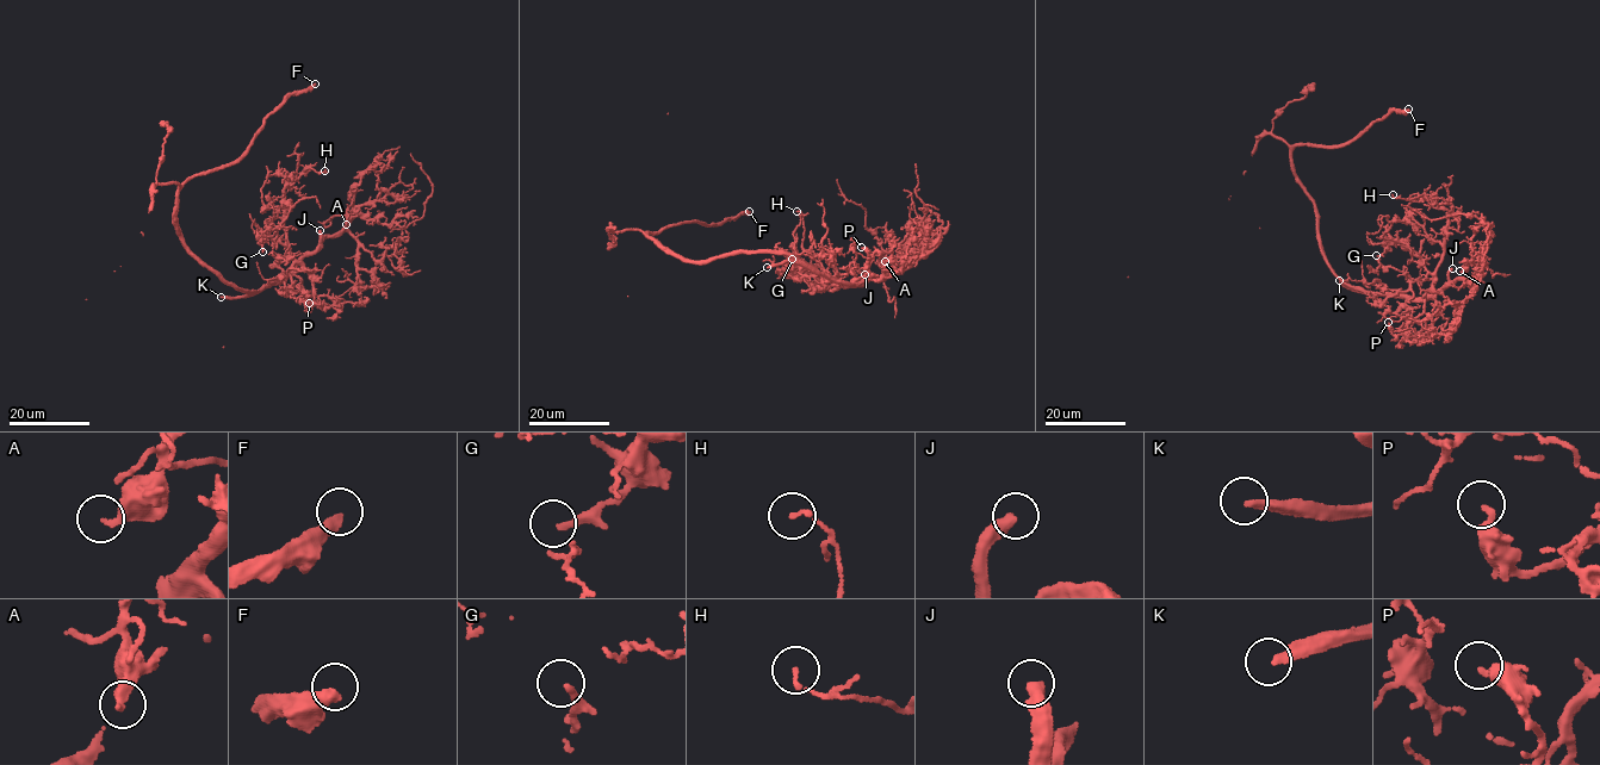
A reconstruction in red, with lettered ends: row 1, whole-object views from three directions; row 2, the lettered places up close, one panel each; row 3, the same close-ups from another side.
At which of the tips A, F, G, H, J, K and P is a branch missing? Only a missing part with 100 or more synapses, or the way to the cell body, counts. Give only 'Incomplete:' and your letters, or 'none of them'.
Incomplete: F, J, K

